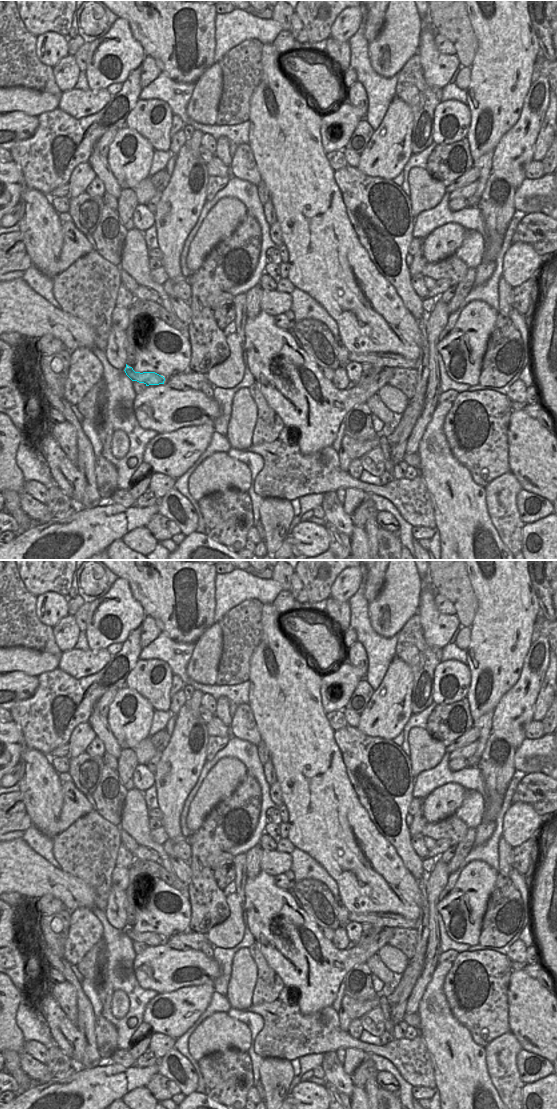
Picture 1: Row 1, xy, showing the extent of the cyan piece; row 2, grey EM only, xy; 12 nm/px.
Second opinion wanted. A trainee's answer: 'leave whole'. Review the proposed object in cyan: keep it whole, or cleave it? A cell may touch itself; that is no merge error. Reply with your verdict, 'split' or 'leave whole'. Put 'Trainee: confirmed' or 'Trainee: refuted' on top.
Trainee: confirmed
leave whole

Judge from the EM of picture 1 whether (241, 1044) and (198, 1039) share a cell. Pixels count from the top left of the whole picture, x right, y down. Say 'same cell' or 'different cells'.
same cell

